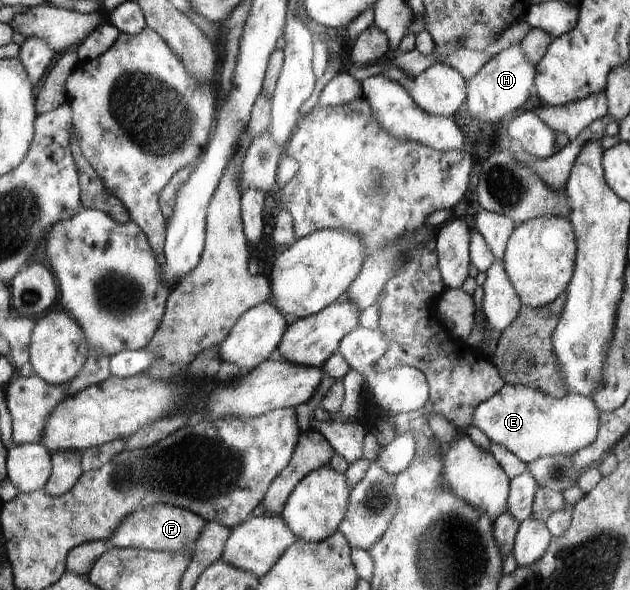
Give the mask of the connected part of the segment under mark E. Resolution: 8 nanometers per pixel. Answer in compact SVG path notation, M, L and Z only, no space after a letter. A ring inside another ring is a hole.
M505 385L499 393L475 411L471 425L478 427L491 444L504 445L527 465L540 457L574 457L597 439L601 412L591 398L568 394L556 399L521 385Z

